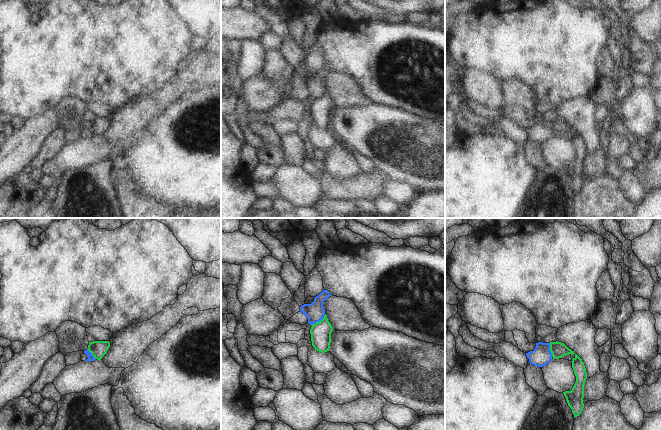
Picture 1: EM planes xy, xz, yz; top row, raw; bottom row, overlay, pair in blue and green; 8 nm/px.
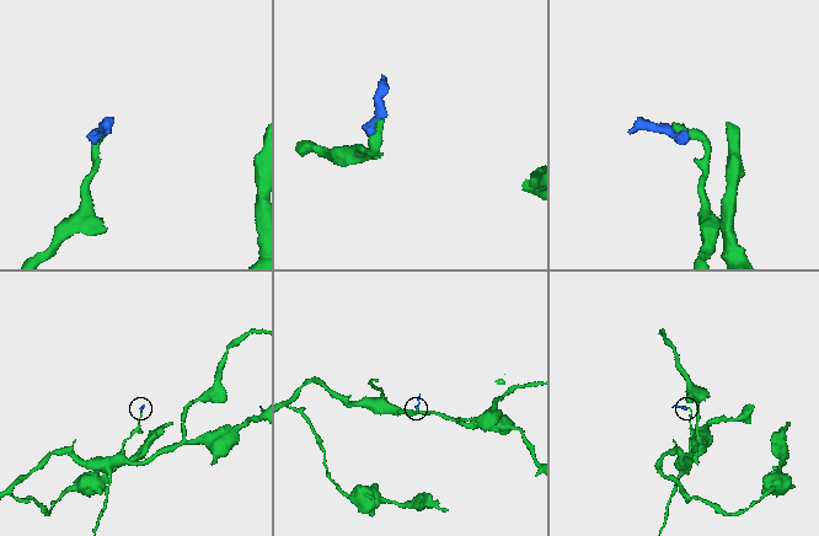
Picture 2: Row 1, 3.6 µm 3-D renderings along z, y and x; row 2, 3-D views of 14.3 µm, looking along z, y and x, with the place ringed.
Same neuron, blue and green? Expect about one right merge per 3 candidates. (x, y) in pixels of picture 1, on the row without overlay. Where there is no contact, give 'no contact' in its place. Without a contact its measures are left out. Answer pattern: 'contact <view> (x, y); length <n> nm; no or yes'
contact xz (318, 97); length 150 nm; no

